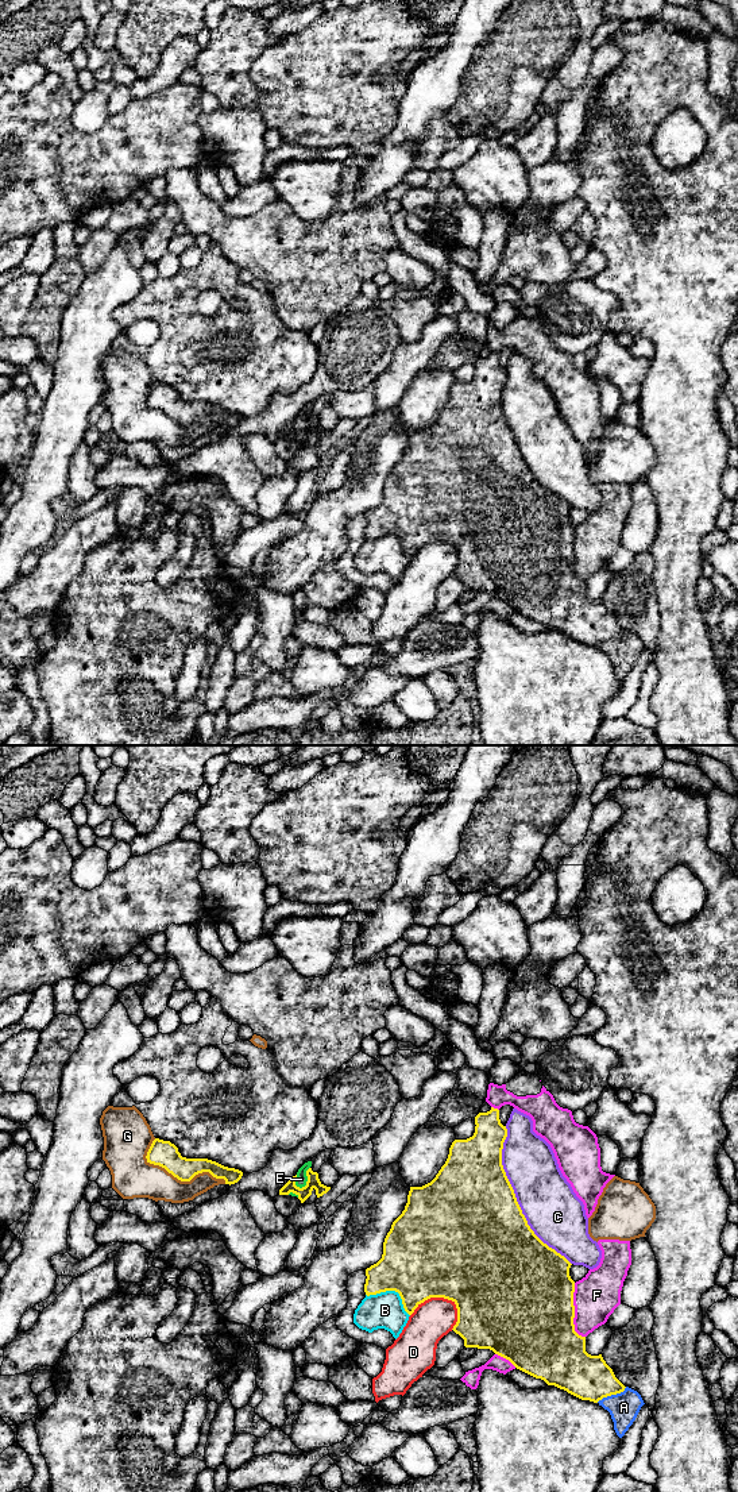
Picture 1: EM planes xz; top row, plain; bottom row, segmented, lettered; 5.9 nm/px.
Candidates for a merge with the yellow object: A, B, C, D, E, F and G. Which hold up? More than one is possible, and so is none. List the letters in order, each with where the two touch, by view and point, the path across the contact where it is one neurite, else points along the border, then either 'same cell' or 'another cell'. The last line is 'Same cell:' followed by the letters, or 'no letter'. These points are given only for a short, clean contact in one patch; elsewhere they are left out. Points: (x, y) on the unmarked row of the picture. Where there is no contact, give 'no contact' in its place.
A: xz (611, 637) | another cell
B: xz (393, 534) | another cell
C: xz (516, 442) | another cell
D: xz (433, 540) | another cell
E: xz (308, 424) | along xz (309, 411), (306, 427), (302, 431), (297, 431) | another cell
F: xz (574, 555) | another cell
G: xz (184, 424) | another cell
Same cell: no letter

